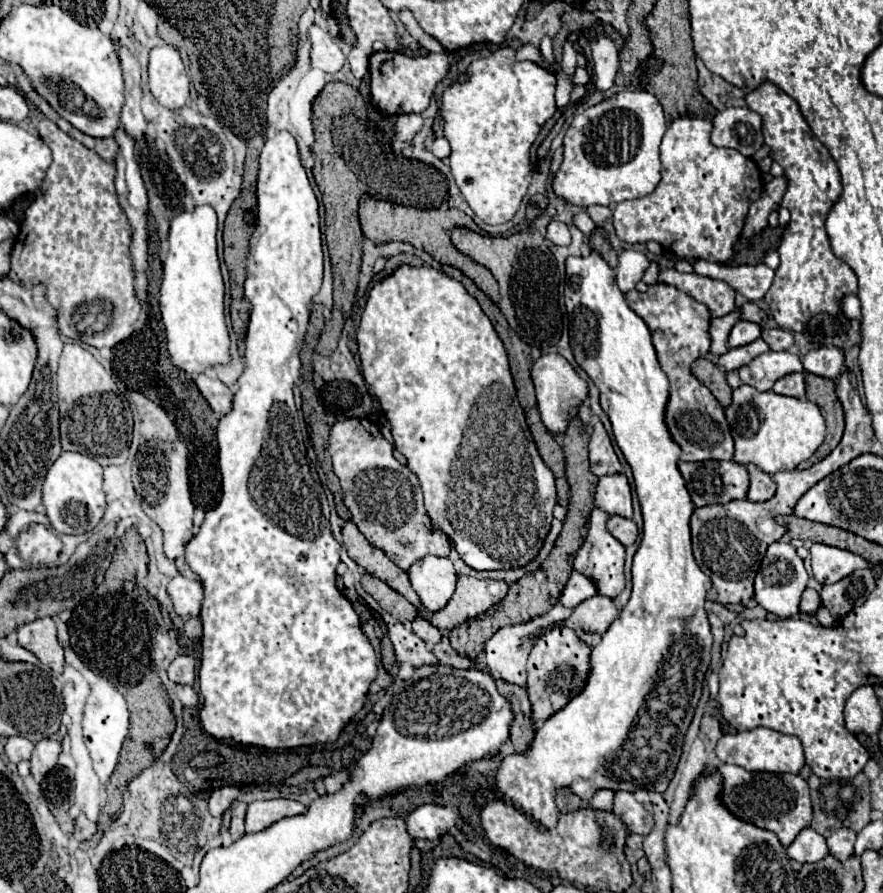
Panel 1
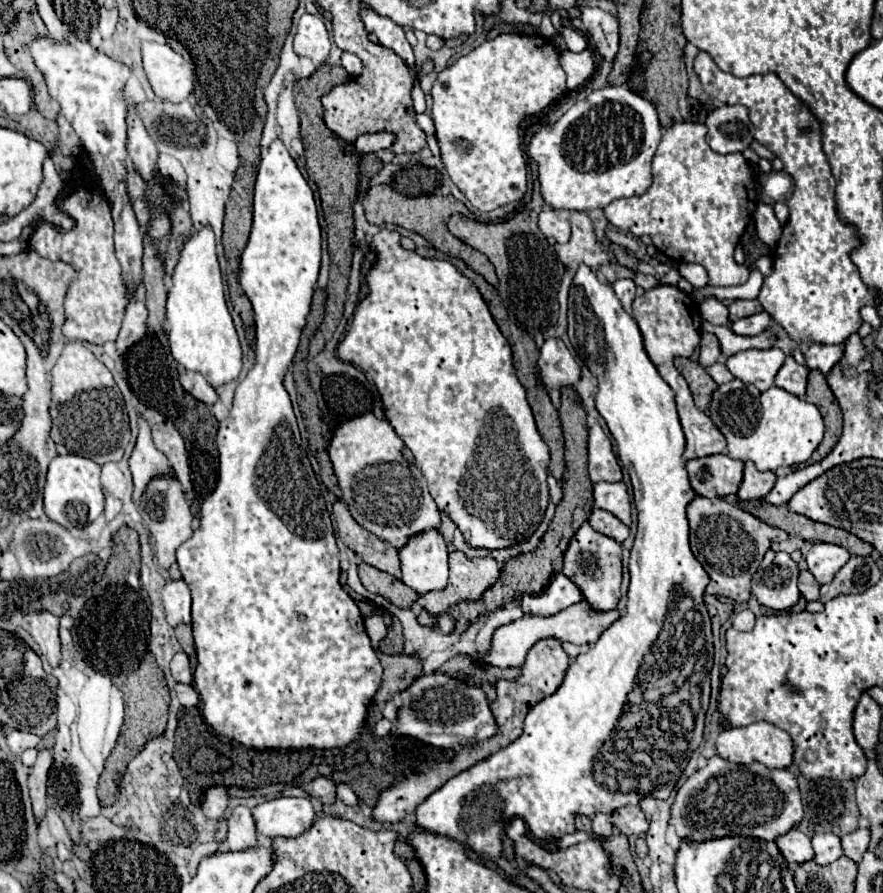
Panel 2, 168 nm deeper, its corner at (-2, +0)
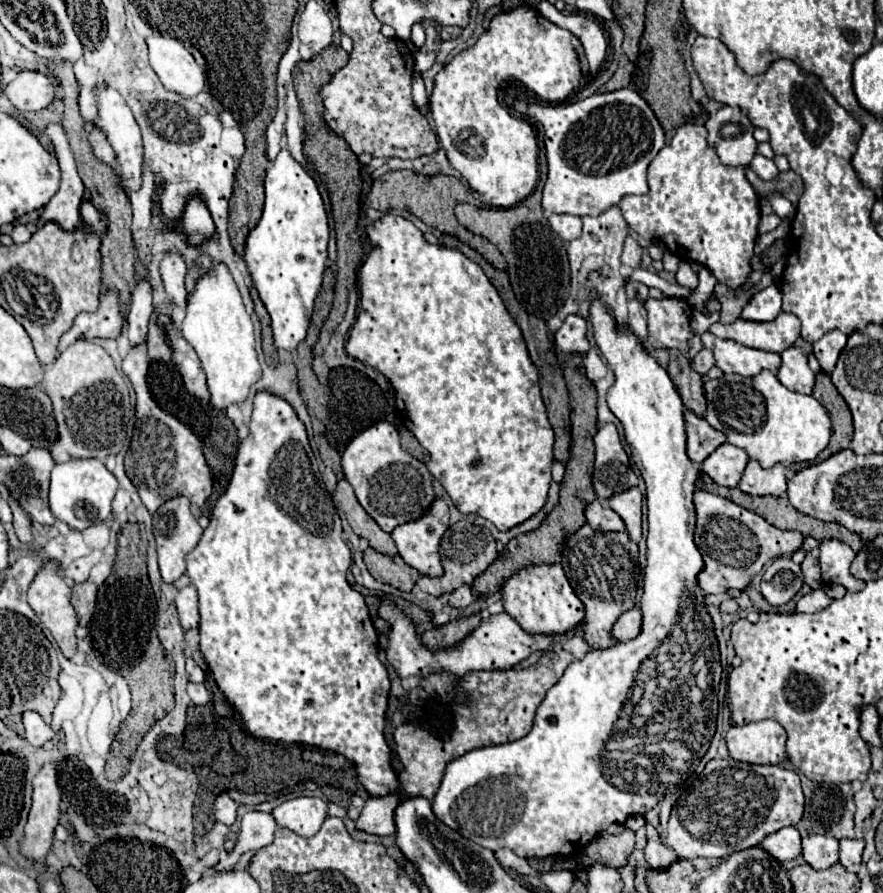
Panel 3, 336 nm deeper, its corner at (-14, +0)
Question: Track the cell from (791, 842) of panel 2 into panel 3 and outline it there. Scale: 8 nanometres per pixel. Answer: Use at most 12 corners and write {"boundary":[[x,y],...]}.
{"boundary":[[784,827],[760,845],[778,861],[800,857],[800,833]]}

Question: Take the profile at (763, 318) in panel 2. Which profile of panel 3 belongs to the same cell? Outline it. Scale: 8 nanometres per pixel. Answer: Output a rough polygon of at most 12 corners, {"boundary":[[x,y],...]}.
{"boundary":[[770,285],[750,299],[742,319],[774,321],[782,311],[780,289]]}

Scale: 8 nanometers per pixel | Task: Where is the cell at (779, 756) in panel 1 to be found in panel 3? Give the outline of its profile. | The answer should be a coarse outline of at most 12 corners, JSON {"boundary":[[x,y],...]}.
{"boundary":[[778,721],[732,725],[726,745],[736,761],[788,761]]}

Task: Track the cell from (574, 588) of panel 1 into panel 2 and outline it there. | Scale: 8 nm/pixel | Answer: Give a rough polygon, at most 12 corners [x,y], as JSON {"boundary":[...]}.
{"boundary":[[562,573],[516,605],[528,615],[550,617],[580,603],[580,589]]}

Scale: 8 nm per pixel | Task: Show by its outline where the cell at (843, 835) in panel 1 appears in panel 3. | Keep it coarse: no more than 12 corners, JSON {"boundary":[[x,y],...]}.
{"boundary":[[834,837],[802,839],[802,857],[818,871],[836,865]]}

